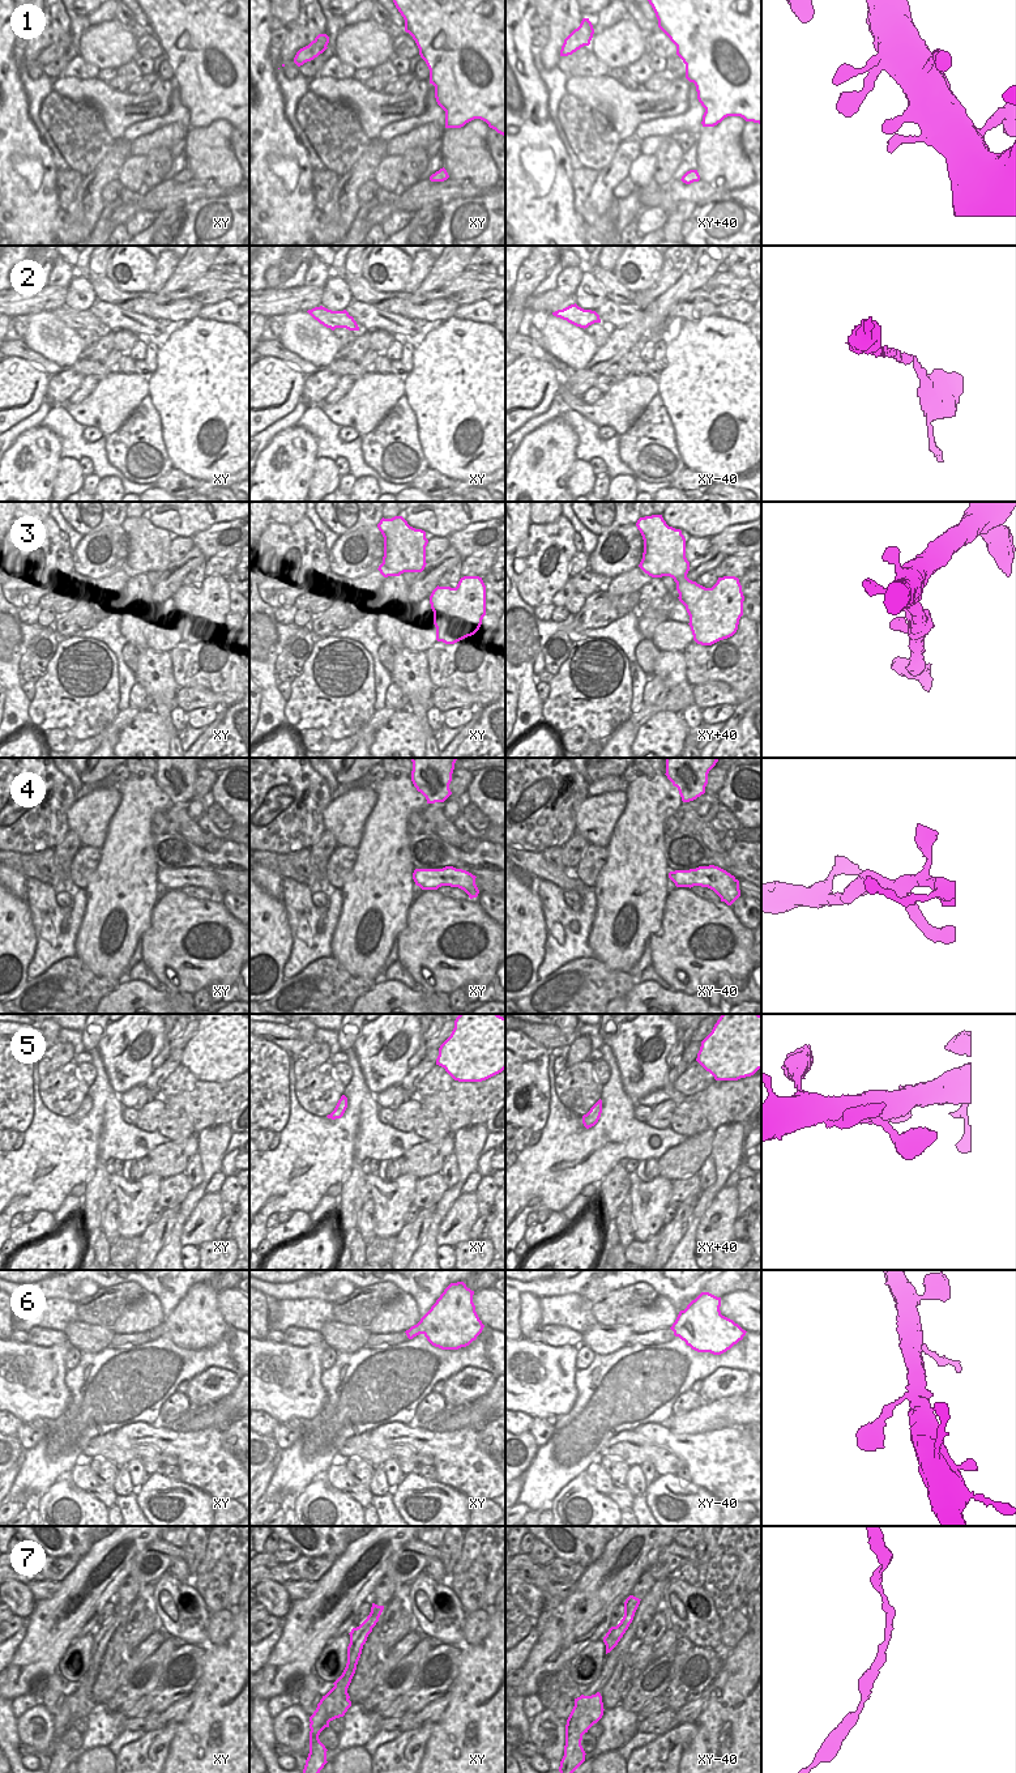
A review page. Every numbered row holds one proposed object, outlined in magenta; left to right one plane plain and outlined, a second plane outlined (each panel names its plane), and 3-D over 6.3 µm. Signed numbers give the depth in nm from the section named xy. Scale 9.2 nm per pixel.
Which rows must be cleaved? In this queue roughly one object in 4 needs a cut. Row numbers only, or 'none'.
7

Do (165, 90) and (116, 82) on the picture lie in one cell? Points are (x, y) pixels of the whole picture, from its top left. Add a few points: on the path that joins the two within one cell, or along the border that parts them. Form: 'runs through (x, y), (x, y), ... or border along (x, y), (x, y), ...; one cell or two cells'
border along (106, 82), (116, 90), (126, 92); two cells

